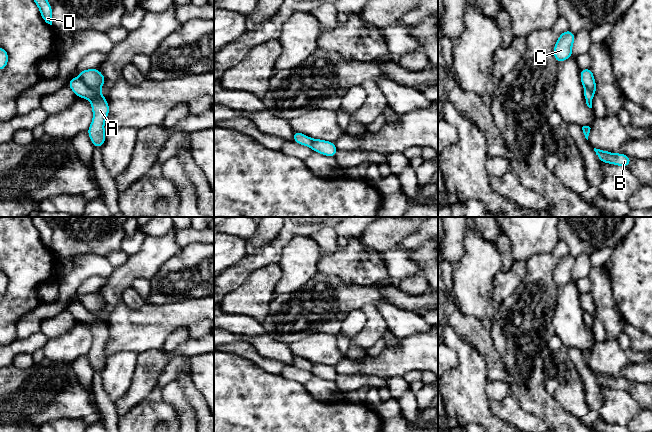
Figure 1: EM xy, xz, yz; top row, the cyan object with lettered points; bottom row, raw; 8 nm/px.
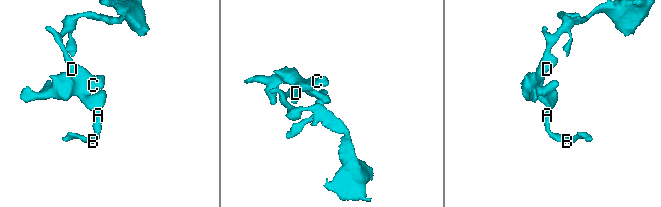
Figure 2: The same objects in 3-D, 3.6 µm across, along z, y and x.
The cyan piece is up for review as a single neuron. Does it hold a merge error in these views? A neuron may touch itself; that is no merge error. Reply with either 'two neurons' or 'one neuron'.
one neuron

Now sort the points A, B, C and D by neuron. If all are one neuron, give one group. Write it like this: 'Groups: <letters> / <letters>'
Groups: A B C D

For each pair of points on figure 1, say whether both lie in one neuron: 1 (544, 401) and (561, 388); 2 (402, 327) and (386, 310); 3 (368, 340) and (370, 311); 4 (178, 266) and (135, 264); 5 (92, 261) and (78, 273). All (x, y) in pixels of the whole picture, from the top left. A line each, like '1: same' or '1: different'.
1: different
2: same
3: same
4: different
5: same

